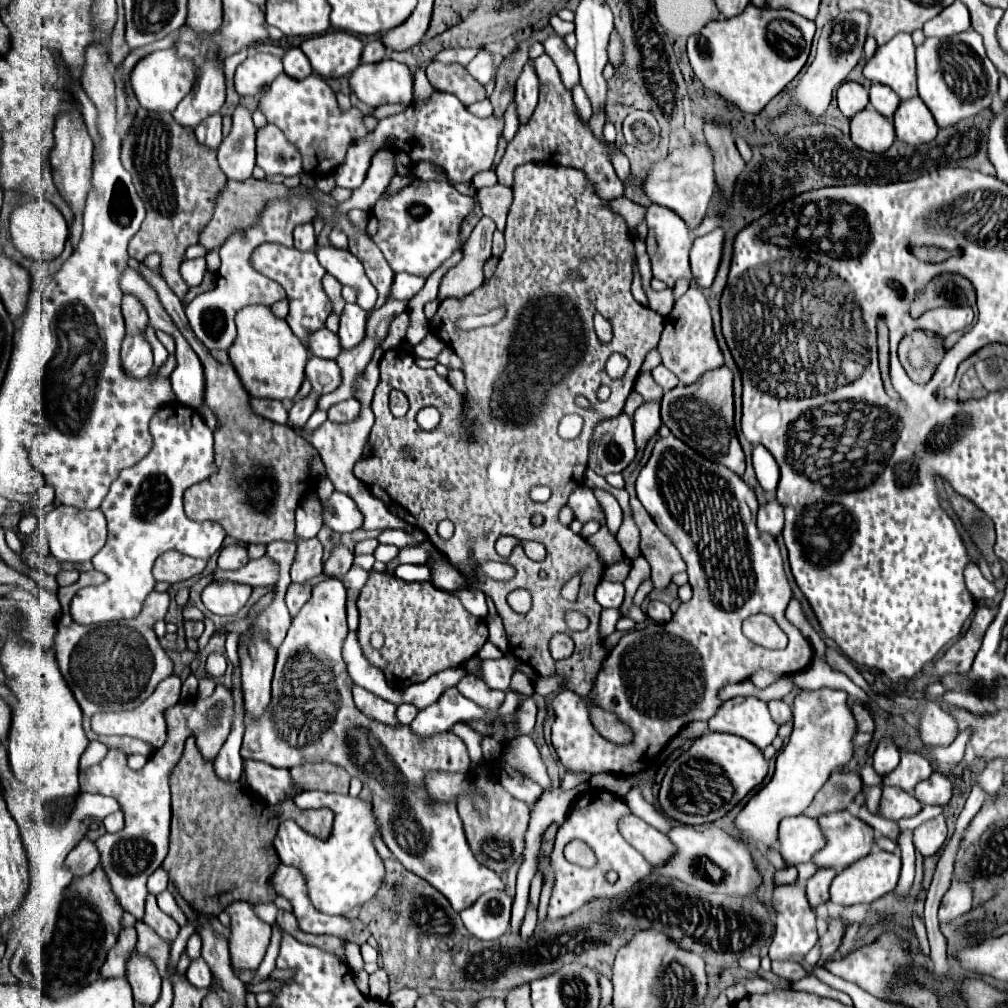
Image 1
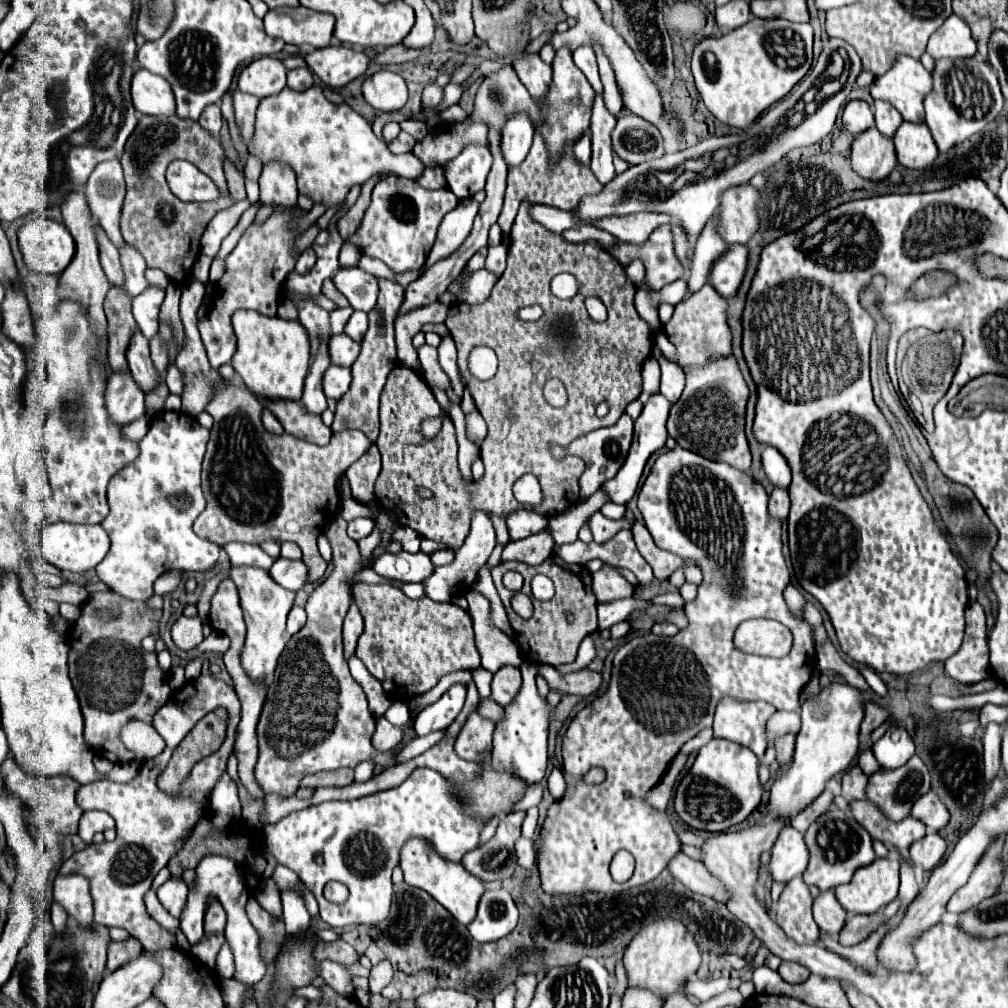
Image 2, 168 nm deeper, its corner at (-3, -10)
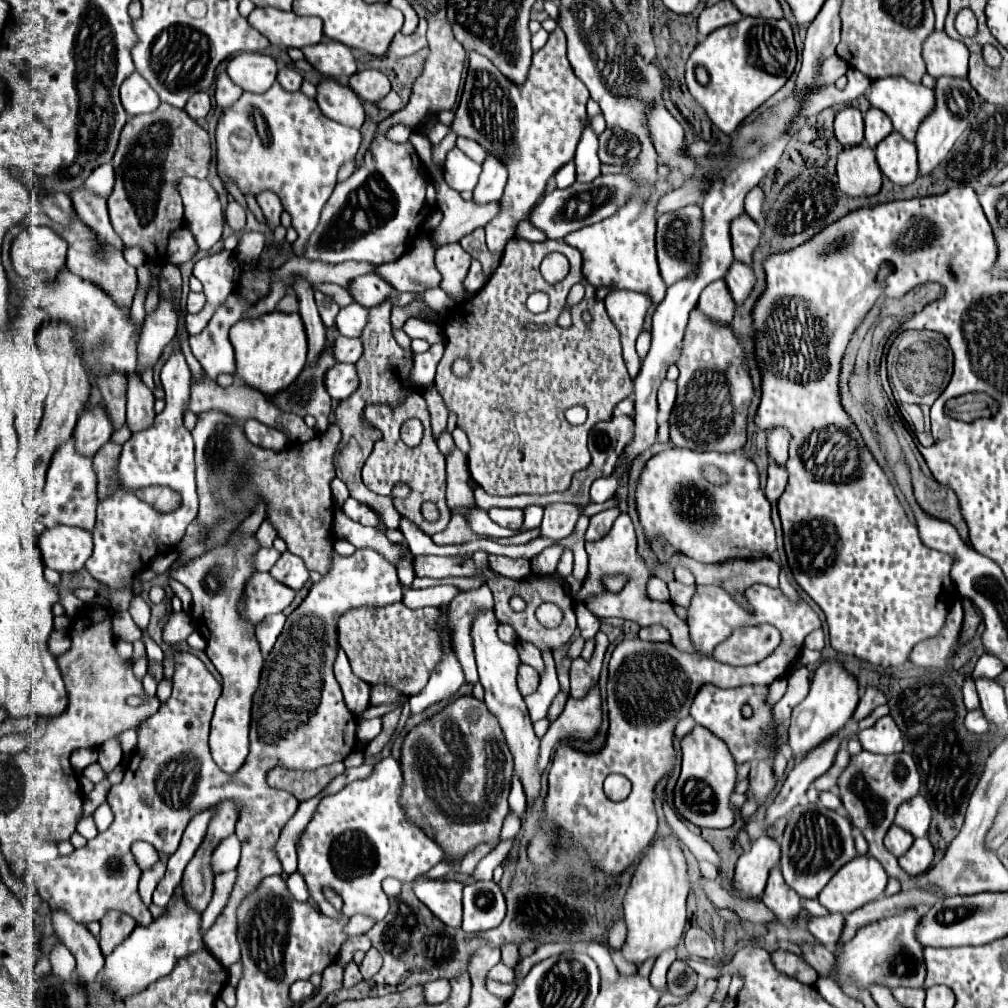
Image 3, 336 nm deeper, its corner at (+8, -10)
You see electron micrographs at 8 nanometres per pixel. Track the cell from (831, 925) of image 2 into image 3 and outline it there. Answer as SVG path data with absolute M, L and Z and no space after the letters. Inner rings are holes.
M830 913L826 917L812 917L808 923L808 931L814 935L814 939L830 949L836 947L840 941L844 929L844 915L840 913Z

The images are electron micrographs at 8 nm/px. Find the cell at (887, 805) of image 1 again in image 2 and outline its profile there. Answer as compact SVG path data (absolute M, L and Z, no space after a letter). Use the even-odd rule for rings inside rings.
M853 801L851 813L873 835L873 839L883 841L885 845L891 843L903 853L907 853L913 841L925 835L925 825L919 823L913 815L907 815L903 821L891 821L885 813L871 805L871 801Z

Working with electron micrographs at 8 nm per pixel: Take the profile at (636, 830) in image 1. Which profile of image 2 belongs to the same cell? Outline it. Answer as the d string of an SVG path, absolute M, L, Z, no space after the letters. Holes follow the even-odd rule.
M677 853L669 865L667 871L673 875L673 879L681 881L687 889L713 897L717 901L725 901L727 893L723 889L723 885L719 885L719 881L715 881L715 877L711 877L705 869L705 865L701 861L695 861L683 853Z

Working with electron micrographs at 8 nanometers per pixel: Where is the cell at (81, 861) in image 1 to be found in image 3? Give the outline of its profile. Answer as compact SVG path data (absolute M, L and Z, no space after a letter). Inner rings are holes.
M54 911L54 929L76 959L78 985L92 985L104 967L104 955L100 951L98 939L86 929L86 925L72 921L66 913L60 911Z

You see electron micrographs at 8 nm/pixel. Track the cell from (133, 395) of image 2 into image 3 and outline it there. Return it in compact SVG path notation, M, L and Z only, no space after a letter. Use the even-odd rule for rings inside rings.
M104 407L90 409L78 417L76 429L74 429L74 445L76 451L84 457L94 457L96 451L108 443L112 435L112 423L108 421L108 415L104 413Z

